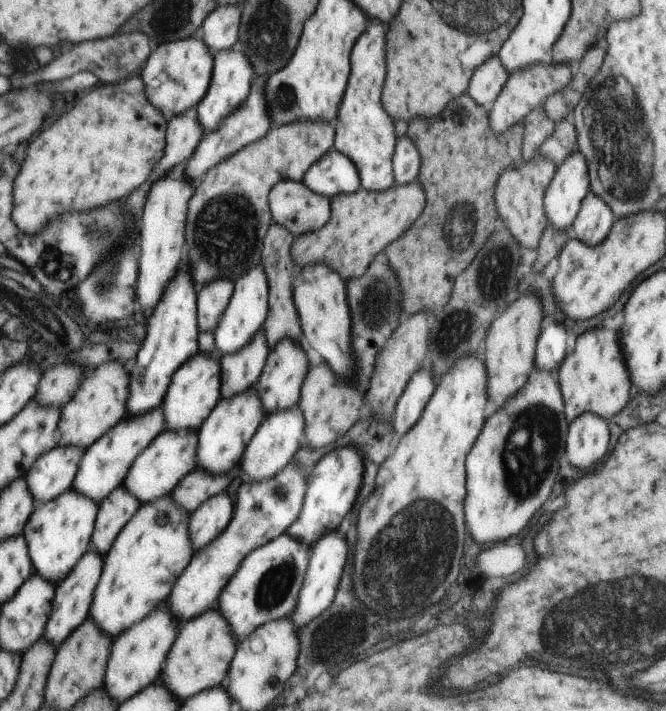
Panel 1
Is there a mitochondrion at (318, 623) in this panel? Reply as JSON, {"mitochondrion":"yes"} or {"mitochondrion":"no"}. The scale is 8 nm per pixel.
{"mitochondrion":"no"}

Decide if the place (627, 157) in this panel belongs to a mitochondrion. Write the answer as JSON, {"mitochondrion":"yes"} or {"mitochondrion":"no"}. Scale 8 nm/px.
{"mitochondrion":"yes"}

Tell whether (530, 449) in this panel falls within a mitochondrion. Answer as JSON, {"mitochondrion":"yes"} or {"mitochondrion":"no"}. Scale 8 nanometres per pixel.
{"mitochondrion":"yes"}

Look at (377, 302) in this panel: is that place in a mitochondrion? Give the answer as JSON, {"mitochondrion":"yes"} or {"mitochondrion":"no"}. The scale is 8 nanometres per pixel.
{"mitochondrion":"yes"}

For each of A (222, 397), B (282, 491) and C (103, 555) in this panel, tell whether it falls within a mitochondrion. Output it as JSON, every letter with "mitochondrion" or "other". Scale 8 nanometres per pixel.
{"A":"other","B":"mitochondrion","C":"other"}

